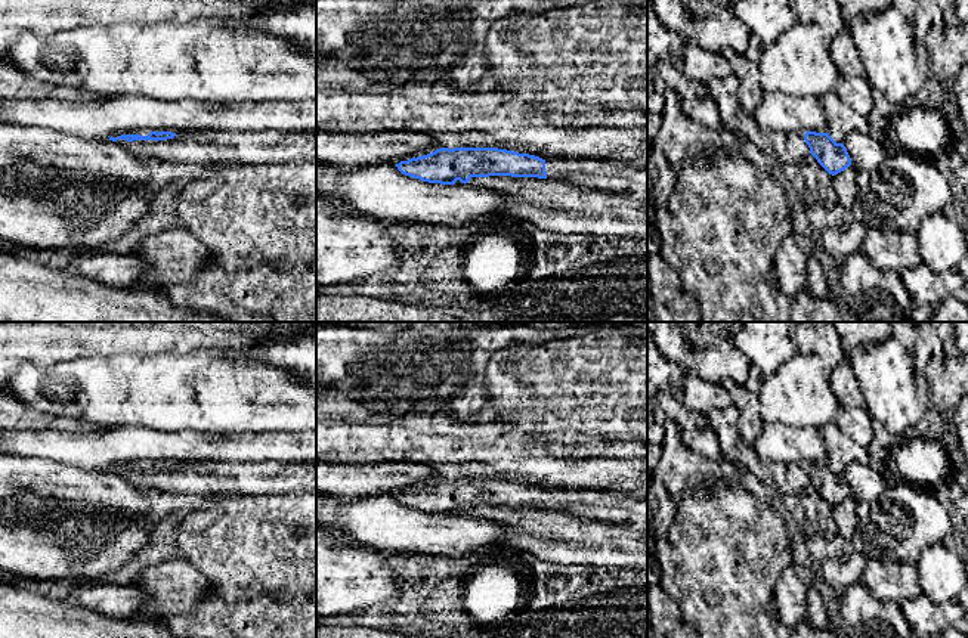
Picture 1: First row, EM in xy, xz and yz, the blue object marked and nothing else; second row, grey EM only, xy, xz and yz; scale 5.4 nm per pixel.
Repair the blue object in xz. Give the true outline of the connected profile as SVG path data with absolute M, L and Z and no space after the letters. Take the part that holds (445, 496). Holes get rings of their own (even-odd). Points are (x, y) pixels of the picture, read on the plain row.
M440 478L401 492L398 501L429 514L468 514L471 508L511 507L566 511L576 518L630 524L647 532L647 499L600 490L542 490L498 478Z

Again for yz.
M807 462L804 471L810 484L832 507L851 496L851 489L842 474L836 474L829 464Z

